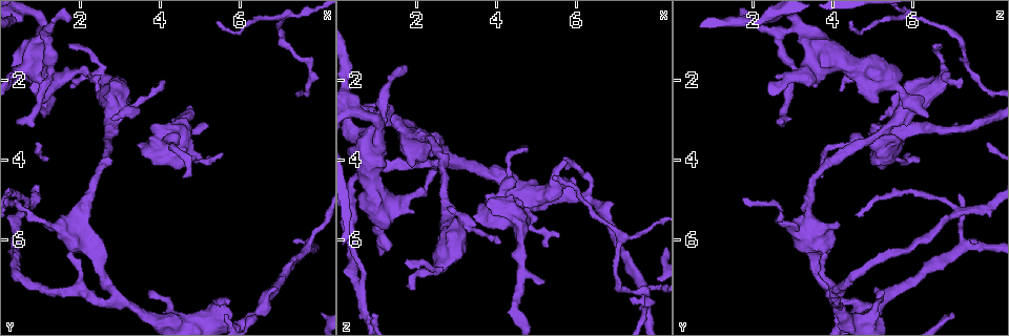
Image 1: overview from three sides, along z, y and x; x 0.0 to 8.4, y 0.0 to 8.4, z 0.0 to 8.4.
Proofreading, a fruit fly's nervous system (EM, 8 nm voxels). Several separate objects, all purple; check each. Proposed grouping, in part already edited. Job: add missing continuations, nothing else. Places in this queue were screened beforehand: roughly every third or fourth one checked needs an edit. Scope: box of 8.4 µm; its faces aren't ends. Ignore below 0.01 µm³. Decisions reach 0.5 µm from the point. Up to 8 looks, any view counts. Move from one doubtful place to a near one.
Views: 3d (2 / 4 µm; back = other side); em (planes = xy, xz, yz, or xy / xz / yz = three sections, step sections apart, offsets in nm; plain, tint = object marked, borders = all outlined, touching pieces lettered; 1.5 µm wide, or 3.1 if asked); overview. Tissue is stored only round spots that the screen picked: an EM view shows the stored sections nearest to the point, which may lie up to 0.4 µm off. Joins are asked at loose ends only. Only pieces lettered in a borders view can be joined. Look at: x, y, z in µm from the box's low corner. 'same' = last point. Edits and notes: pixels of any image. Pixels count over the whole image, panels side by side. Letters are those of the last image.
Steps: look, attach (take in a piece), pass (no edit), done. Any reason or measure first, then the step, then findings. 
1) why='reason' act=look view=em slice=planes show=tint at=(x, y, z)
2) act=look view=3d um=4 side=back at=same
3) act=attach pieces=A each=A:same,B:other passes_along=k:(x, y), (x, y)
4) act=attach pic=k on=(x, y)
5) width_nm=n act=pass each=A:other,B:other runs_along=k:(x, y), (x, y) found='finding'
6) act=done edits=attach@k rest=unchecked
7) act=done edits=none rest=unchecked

why='tapers out' act=look view=3d um=4 at=(4.10, 1.95, 6.05)

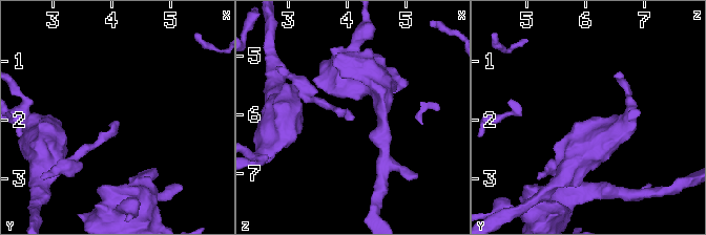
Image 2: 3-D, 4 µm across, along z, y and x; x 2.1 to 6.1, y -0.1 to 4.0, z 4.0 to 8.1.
why='now the EM' act=look view=em slice=yz step=8 show=borders at=(4.10, 2.00, 6.10)

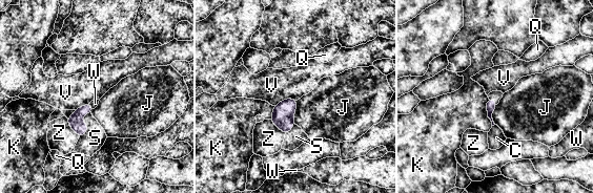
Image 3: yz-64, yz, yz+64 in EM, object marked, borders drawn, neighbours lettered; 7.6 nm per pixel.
act=look view=em slice=planes show=borders at=same

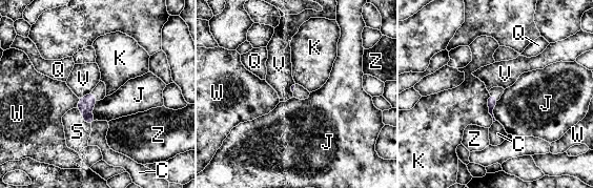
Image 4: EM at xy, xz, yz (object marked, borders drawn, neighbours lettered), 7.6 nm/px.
act=pass each=C:other,J:other,K:other,Q:other,S:other,V:other,W:other,Z:other border=4:(90, 91), (80, 99) found='no lettered piece goes on from it'

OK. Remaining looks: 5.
why='an open end' act=look view=3d um=2 side=back at=(1.10, 2.85, 6.40)

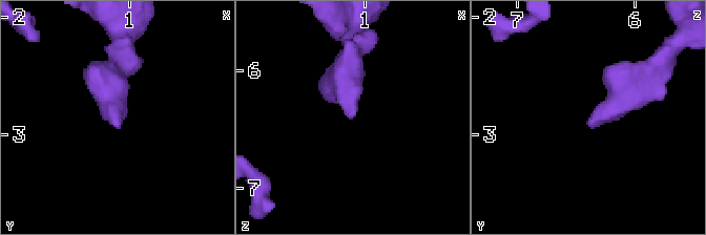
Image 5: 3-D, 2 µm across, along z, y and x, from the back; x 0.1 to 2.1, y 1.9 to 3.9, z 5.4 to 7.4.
act=look view=em slice=planes show=borders at=(1.08, 2.92, 6.42)

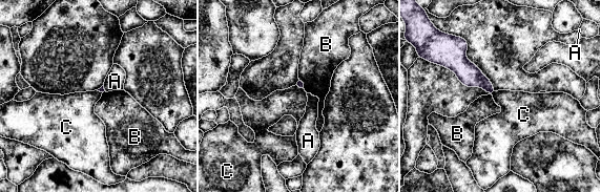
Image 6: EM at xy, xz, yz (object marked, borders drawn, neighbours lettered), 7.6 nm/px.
act=pass each=A:other,B:other,C:other border=6:(295, 85), (304, 90) found='none of them fits'

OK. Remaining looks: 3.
why='tapers out' act=look view=em slice=planes show=plain at=(3.70, 7.25, 5.30)

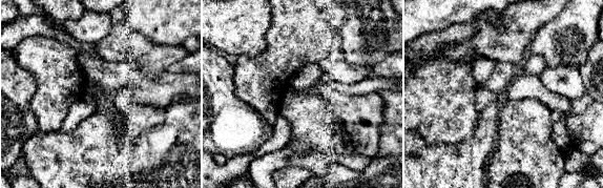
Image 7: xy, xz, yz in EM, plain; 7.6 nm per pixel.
why='what lies round it' act=look view=em slice=planes show=borders at=same

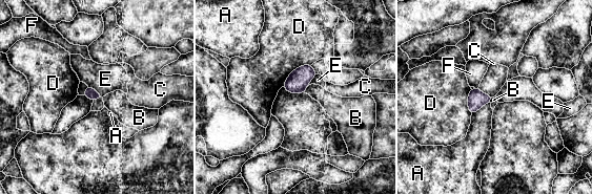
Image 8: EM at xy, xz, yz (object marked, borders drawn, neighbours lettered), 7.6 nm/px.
act=pass each=A:other,B:other,C:other,D:other,E:other,F:other border=8:(87, 85), (93, 87), (102, 96) found='no lettered piece goes on from it'

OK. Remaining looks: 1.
act=done edits=none rest=unchecked

